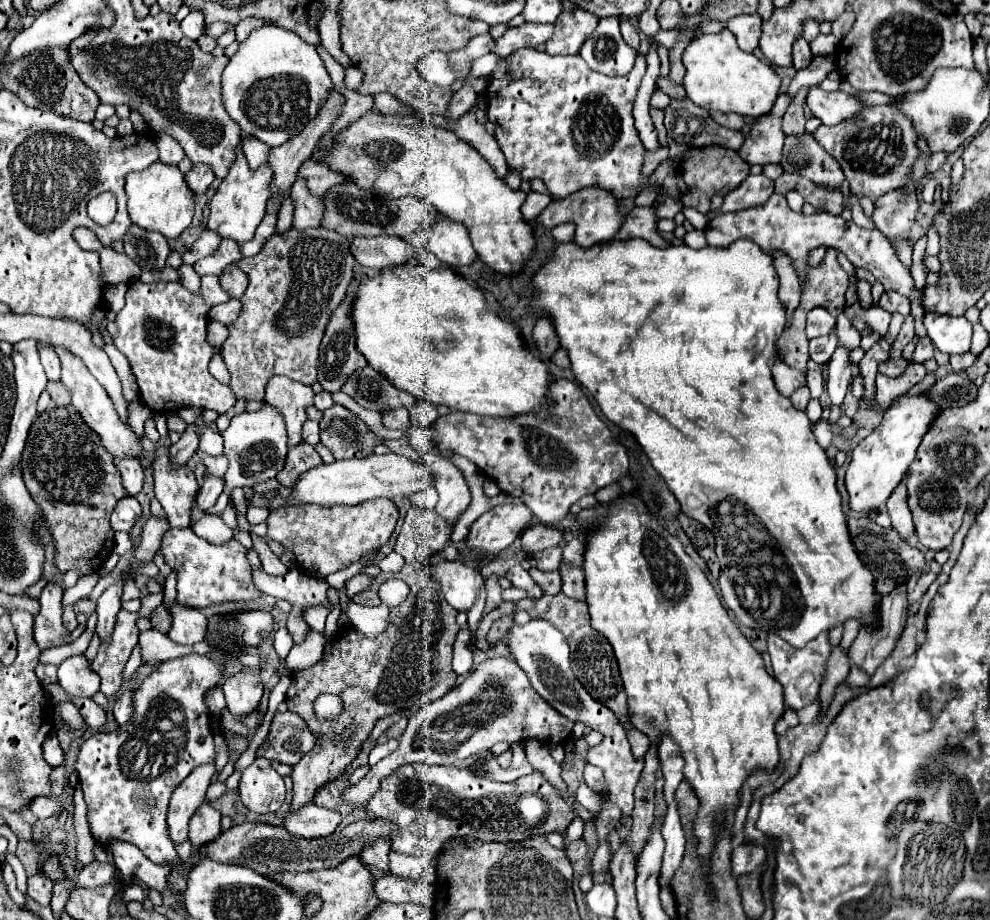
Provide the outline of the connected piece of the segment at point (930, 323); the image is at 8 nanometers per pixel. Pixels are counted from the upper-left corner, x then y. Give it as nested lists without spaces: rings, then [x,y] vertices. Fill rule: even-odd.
[[[927,312],[923,318],[927,336],[935,348],[945,354],[965,354],[971,348],[971,322],[963,316],[951,318],[935,312]]]

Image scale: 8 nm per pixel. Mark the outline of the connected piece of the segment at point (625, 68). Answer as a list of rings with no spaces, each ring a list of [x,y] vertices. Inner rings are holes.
[[[601,18],[591,36],[583,42],[579,56],[595,72],[607,76],[625,76],[635,62],[637,52],[623,40],[619,32],[619,18]]]

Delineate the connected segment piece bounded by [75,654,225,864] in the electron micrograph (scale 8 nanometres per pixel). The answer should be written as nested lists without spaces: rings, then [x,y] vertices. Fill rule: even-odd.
[[[185,654],[161,662],[135,690],[133,718],[115,732],[95,732],[81,744],[75,772],[81,780],[81,790],[85,796],[91,836],[97,842],[103,846],[113,840],[135,844],[155,864],[169,864],[173,858],[177,858],[175,844],[171,842],[167,828],[167,806],[173,790],[185,780],[187,774],[191,774],[195,766],[215,760],[211,712],[205,704],[205,696],[217,686],[223,670],[225,664],[199,654]]]

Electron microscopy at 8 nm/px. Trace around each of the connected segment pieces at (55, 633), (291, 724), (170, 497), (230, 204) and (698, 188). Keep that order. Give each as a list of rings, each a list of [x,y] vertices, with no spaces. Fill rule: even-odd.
[[[53,580],[47,584],[47,588],[39,596],[41,610],[35,616],[33,638],[35,638],[35,642],[37,642],[37,646],[41,650],[47,650],[47,648],[53,648],[53,646],[61,646],[63,638],[71,634],[65,628],[63,618],[61,618],[61,614],[63,614],[61,612],[61,598],[63,598],[63,590]]]
[[[277,712],[273,716],[269,736],[267,736],[267,750],[263,756],[267,760],[277,760],[289,766],[295,766],[307,752],[313,750],[317,736],[309,730],[307,722],[295,712]]]
[[[161,446],[155,450],[153,478],[155,478],[155,496],[161,502],[165,518],[169,520],[171,528],[187,528],[191,524],[193,502],[199,492],[195,474],[187,466],[179,470],[169,468],[167,448]]]
[[[239,142],[235,146],[235,160],[229,168],[229,174],[223,178],[219,190],[215,192],[215,196],[209,202],[207,228],[217,232],[221,238],[233,238],[239,244],[253,240],[255,228],[259,226],[259,222],[265,216],[265,204],[267,204],[267,198],[271,196],[271,188],[269,188],[271,180],[273,180],[273,172],[269,168],[269,164],[263,164],[257,170],[251,170],[247,166],[247,160],[241,152],[241,142]]]
[[[709,144],[709,146],[703,146],[703,148],[691,148],[681,158],[679,168],[681,168],[681,176],[687,184],[687,192],[681,196],[683,206],[685,208],[695,208],[703,214],[709,212],[711,196],[715,196],[715,194],[725,196],[727,192],[737,188],[749,176],[749,164],[735,150],[723,148],[719,144]],[[733,168],[737,168],[737,170],[733,170]]]

